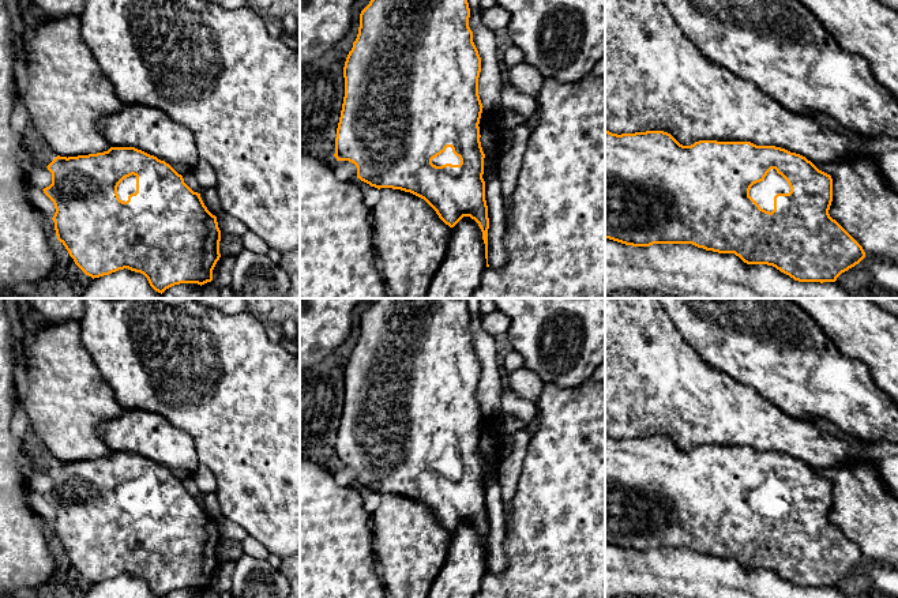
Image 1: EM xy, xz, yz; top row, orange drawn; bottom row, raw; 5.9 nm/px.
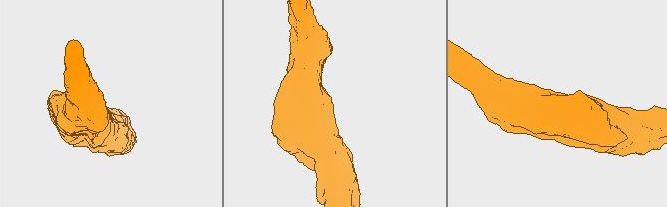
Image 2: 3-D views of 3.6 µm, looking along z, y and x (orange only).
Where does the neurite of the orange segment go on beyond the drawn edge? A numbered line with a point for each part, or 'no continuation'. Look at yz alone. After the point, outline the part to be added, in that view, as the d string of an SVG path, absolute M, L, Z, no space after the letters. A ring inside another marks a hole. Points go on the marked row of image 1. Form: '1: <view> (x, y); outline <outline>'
1: yz (763, 192); outline M771 169L763 181L756 183L749 189L749 196L766 211L774 210L774 196L777 193L789 193L790 187L788 181Z

